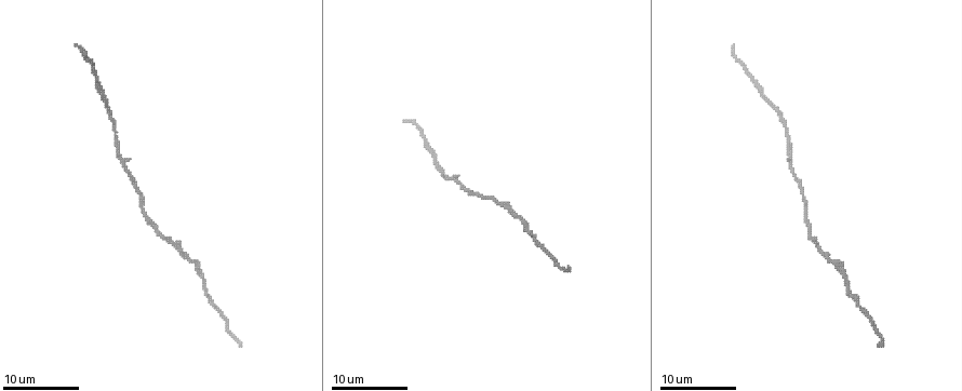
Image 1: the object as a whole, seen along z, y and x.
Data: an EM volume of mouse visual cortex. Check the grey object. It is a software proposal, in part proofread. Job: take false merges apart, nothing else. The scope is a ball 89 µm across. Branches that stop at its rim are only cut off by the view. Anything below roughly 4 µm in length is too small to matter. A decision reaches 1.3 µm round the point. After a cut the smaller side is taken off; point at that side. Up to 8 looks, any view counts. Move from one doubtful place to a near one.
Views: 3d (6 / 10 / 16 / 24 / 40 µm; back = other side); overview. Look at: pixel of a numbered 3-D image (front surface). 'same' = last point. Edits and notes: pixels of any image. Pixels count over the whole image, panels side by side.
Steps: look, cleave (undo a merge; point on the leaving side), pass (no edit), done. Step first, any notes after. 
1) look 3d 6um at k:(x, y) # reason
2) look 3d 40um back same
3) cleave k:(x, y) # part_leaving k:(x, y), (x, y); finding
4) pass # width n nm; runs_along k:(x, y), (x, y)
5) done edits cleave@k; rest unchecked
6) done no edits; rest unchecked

look 3d 16um at 1:(113, 122)

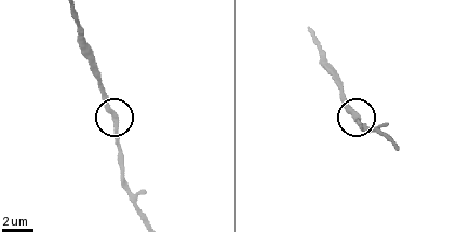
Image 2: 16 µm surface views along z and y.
pass # runs_along 2:(398, 144), (380, 132), (368, 131), (340, 98); all the same cell

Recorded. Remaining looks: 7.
look 3d 10um at 1:(98, 84) # sudden change in width

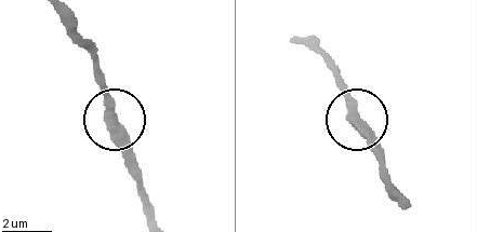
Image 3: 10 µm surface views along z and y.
look 3d 6um at 3:(354, 116)

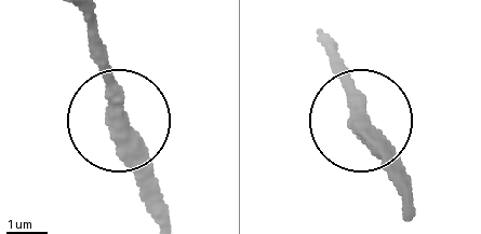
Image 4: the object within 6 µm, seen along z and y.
pass # one cell here

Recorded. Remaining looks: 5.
look 3d 6um at 1:(140, 204)

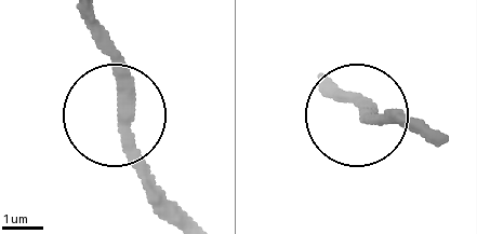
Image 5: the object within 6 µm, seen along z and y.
look 3d 6um back at 5:(126, 105)

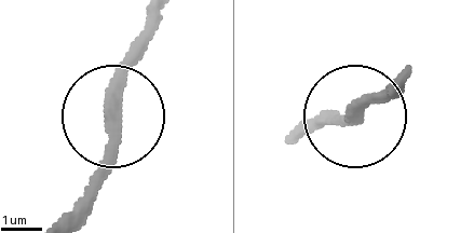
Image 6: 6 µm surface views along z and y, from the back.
pass # width 260 nm; runs_along 6:(112, 114), (144, 15); one cell here

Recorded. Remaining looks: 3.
look 3d 6um at 1:(522, 218) # a narrow waist

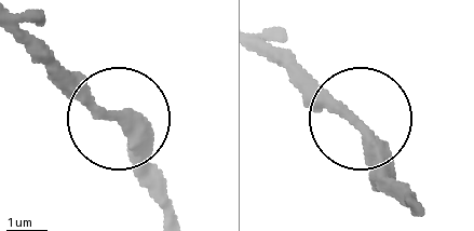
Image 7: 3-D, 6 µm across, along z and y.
look 3d 6um back at 7:(349, 122)

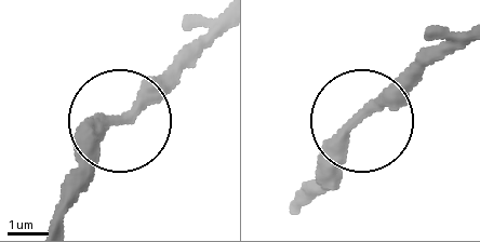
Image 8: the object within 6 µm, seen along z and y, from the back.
pass # width 290 nm; all the same cell

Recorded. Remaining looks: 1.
done no edits; rest unchecked

